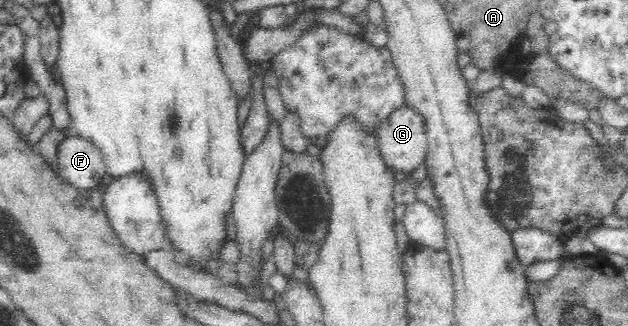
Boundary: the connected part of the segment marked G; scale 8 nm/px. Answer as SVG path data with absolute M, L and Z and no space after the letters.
M409 107L393 111L378 128L377 147L391 171L411 174L423 165L428 147L423 119Z

